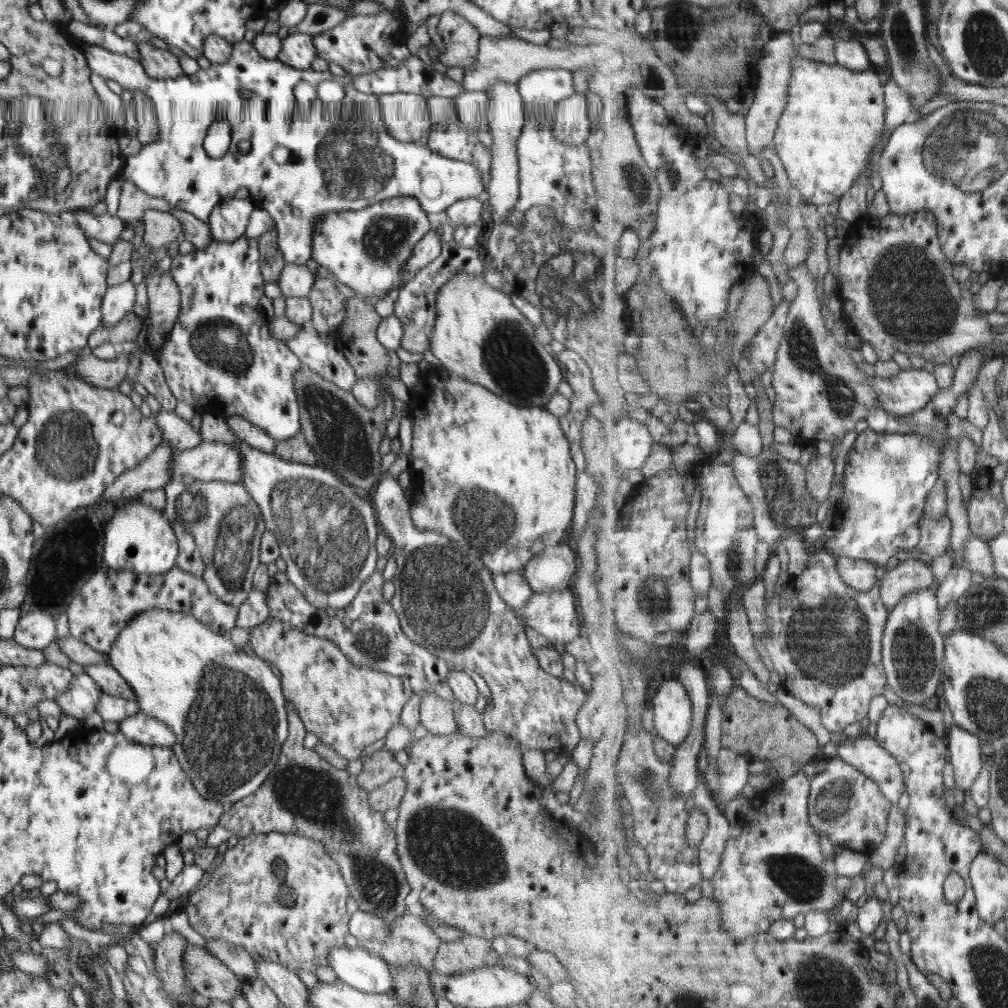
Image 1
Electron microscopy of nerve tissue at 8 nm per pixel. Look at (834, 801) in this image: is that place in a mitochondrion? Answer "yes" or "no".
yes

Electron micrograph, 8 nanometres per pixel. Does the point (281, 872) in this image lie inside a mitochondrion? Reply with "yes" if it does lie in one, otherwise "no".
yes

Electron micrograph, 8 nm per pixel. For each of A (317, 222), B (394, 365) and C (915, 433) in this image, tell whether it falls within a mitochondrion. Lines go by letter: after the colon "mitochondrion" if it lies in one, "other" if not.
A: other
B: other
C: other

